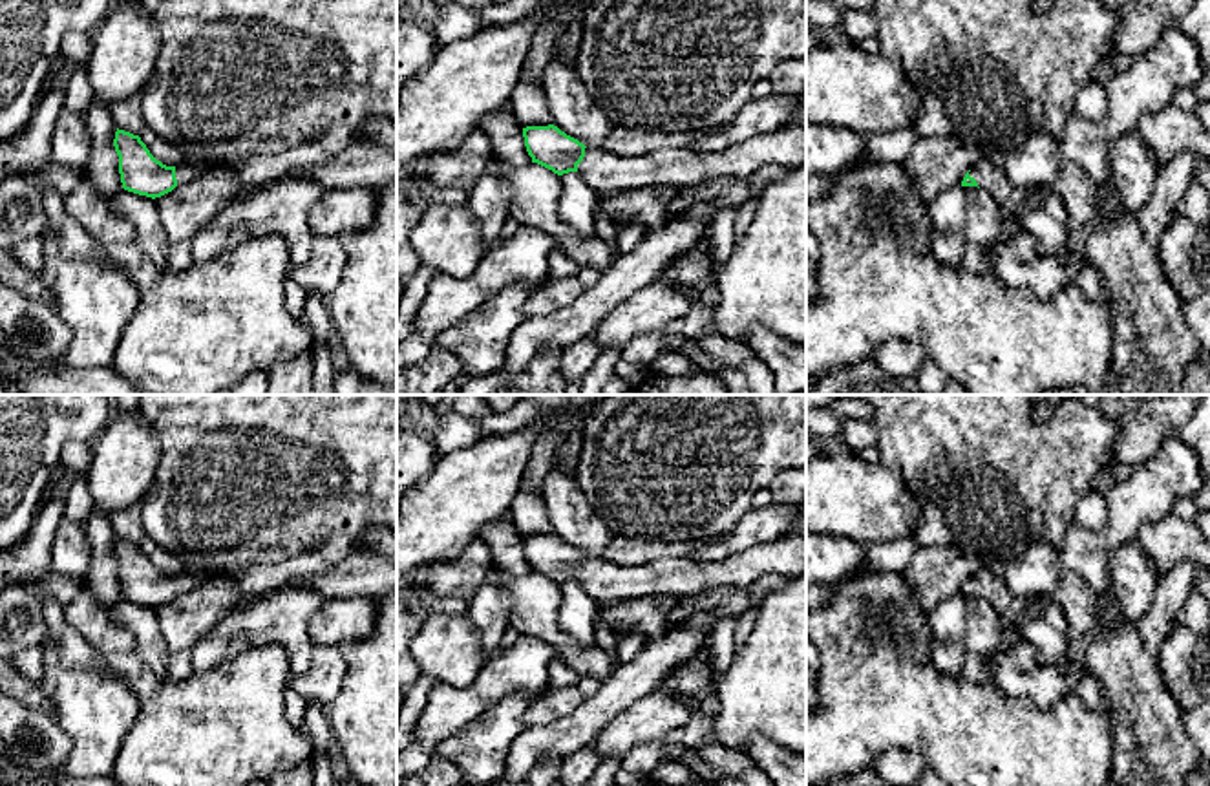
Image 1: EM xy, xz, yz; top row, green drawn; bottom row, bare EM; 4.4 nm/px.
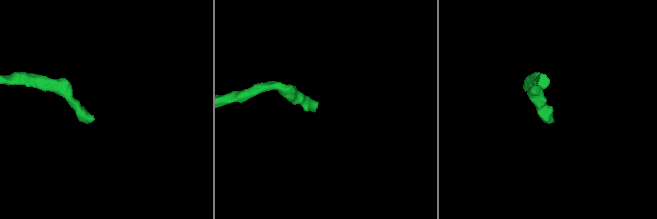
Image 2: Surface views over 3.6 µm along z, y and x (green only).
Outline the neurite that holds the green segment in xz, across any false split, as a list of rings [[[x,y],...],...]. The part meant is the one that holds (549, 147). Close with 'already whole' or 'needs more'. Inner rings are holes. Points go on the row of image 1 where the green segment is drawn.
[[[788,124],[755,135],[724,152],[696,152],[691,146],[665,146],[647,154],[614,155],[601,146],[585,146],[557,126],[523,128],[532,163],[557,175],[578,172],[600,197],[647,186],[693,188],[716,177],[748,179],[757,168],[777,163],[806,163],[806,126]]]; needs more

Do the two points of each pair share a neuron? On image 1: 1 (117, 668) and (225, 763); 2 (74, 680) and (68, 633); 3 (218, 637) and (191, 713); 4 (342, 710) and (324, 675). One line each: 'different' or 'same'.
1: same
2: different
3: different
4: different

